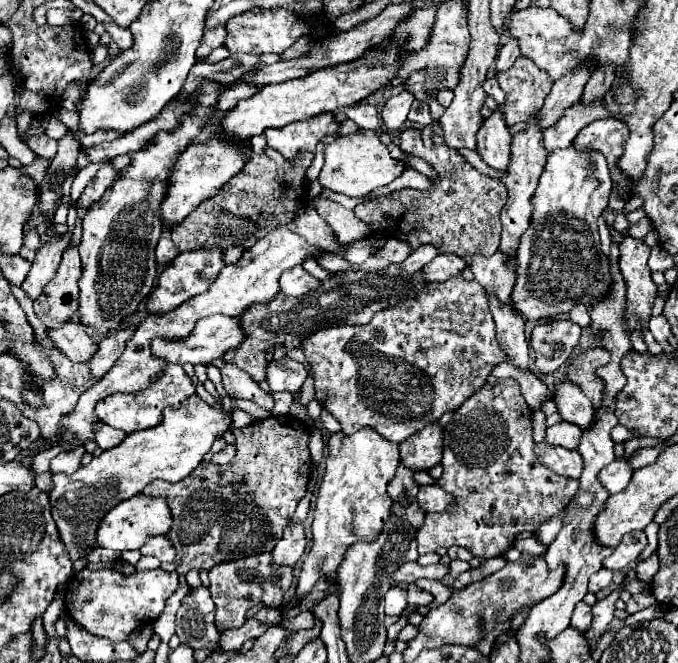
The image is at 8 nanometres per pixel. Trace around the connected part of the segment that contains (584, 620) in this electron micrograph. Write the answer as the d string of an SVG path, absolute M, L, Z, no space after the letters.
M584 601L578 602L573 611L570 625L581 632L586 632L590 628L591 622L592 607Z

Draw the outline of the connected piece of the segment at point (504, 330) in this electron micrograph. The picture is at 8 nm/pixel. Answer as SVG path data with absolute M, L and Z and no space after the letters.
M489 298L489 302L501 350L505 352L511 364L529 370L529 342L525 338L525 322L511 310L511 306L499 306L495 298Z

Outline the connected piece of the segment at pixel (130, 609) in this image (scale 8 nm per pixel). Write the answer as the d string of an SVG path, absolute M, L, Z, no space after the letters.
M85 568L75 572L65 588L65 610L73 622L81 624L95 636L103 636L113 642L129 640L129 634L135 628L159 618L167 598L179 588L177 578L177 572L165 572L161 568L135 572L131 576L117 570L91 572Z

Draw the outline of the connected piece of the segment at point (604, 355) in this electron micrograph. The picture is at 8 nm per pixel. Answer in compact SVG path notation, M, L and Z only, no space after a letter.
M587 348L575 356L569 364L567 380L577 384L583 394L591 400L593 406L599 406L605 398L605 382L597 376L597 368L605 366L611 360L609 350L605 348Z

